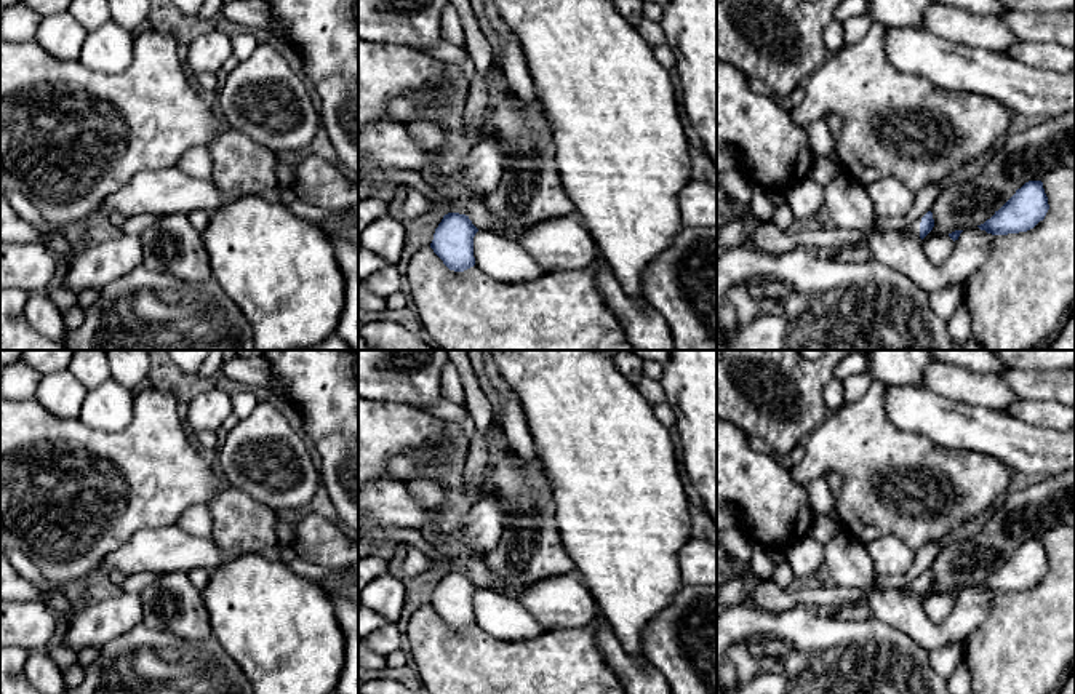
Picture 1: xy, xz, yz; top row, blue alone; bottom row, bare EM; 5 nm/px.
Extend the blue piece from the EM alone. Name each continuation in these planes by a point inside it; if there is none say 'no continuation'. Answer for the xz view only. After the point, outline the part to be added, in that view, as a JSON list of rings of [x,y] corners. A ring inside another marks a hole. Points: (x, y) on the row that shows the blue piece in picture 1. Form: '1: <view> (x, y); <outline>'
no continuation

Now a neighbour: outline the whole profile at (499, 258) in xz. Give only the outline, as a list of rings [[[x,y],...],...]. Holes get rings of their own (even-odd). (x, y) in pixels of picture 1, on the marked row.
[[[491,230],[474,237],[475,265],[498,281],[533,281],[545,270],[518,243]]]

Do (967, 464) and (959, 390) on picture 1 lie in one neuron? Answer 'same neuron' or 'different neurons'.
different neurons

